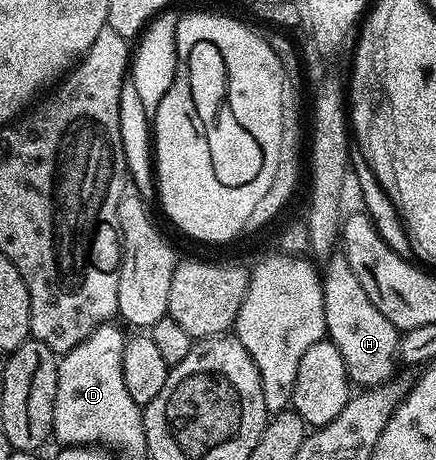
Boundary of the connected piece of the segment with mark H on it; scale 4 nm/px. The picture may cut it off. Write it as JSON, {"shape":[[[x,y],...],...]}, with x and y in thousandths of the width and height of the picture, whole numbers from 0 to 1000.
{"shape":[[[787,550],[755,557],[741,585],[741,663],[745,665],[745,717],[755,743],[787,767],[787,793],[796,802],[803,826],[821,843],[867,841],[872,833],[890,833],[904,822],[915,798],[915,722],[869,672],[860,672],[851,646],[833,620],[823,620],[823,602],[798,574]]]}

